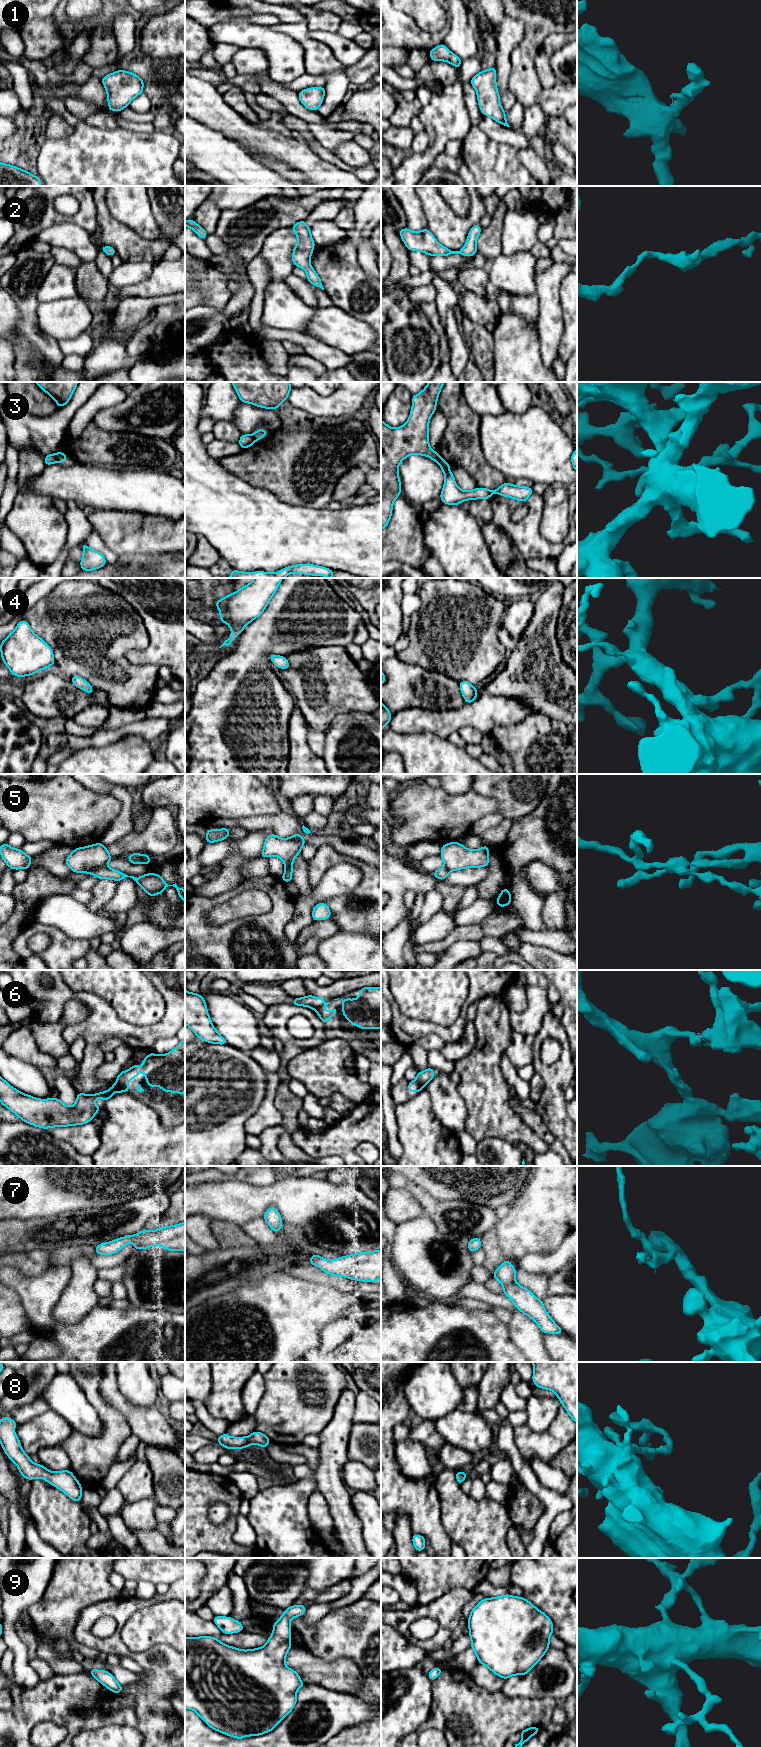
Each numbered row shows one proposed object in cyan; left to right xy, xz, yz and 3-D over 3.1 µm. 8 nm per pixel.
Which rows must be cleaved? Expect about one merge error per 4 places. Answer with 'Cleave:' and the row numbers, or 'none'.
Cleave: 3, 6

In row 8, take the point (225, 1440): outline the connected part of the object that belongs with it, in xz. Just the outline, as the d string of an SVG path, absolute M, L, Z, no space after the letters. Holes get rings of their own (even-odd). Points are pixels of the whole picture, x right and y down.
M254 1431L247 1437L231 1437L227 1433L218 1436L219 1445L227 1449L247 1448L249 1445L256 1444L262 1447L267 1447L271 1442L269 1438L260 1432Z

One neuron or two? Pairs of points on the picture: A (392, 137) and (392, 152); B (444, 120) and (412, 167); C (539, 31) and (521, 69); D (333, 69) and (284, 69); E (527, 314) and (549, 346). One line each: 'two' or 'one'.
A: two
B: one
C: one
D: two
E: two

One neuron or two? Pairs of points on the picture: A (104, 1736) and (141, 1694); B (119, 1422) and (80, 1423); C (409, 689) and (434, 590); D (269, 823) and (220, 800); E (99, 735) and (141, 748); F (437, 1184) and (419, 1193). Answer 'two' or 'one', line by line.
A: two
B: two
C: two
D: two
E: two
F: two

